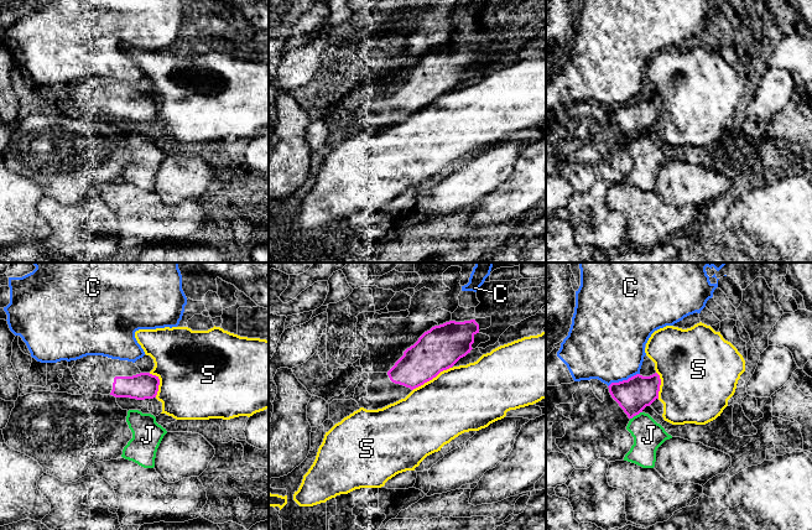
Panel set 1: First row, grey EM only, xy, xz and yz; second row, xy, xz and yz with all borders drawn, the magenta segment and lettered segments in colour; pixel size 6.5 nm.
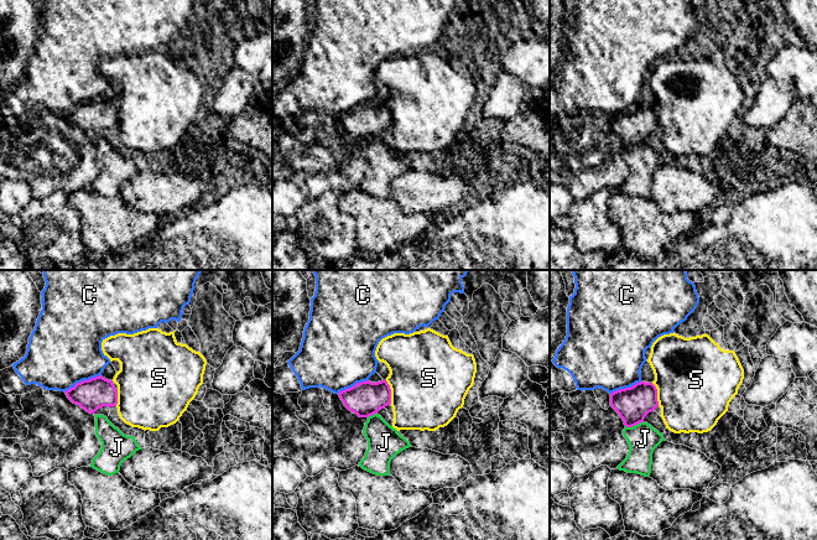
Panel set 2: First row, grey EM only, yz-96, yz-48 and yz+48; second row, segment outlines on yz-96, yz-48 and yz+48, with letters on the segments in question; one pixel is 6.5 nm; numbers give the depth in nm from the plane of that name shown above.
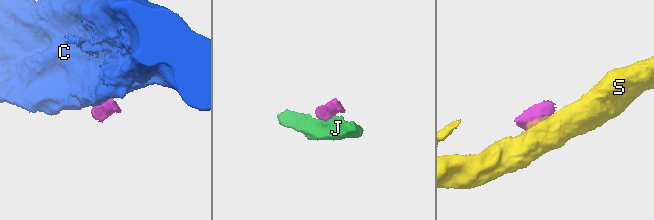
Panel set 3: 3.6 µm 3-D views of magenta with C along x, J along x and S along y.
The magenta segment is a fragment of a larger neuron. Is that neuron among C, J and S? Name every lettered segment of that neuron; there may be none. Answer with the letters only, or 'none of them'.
none of them

